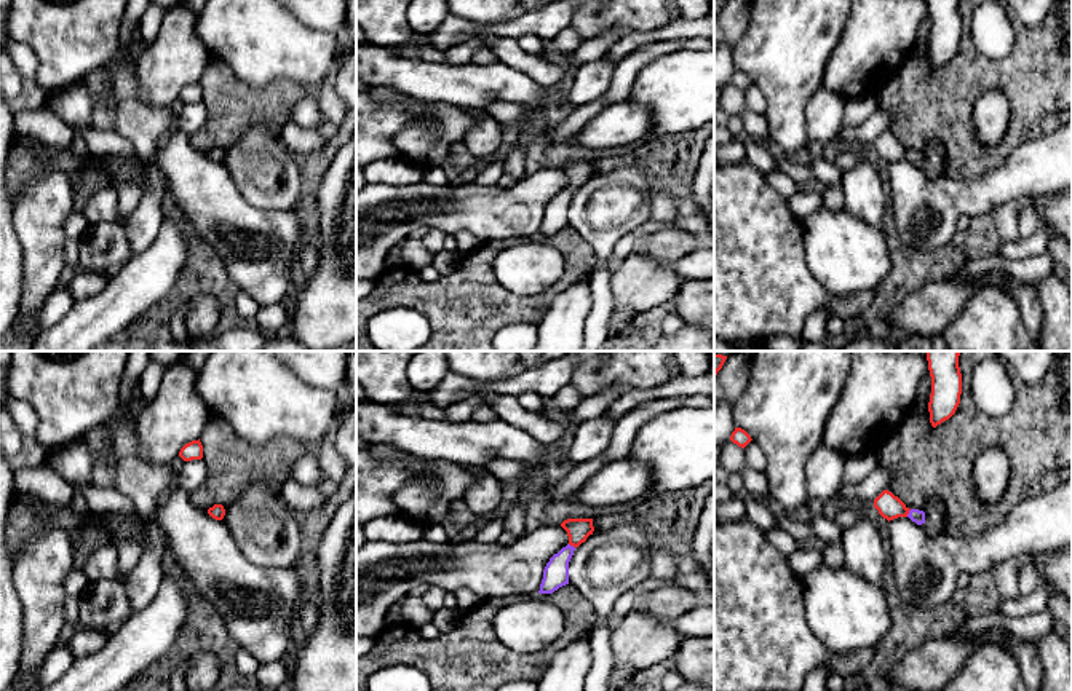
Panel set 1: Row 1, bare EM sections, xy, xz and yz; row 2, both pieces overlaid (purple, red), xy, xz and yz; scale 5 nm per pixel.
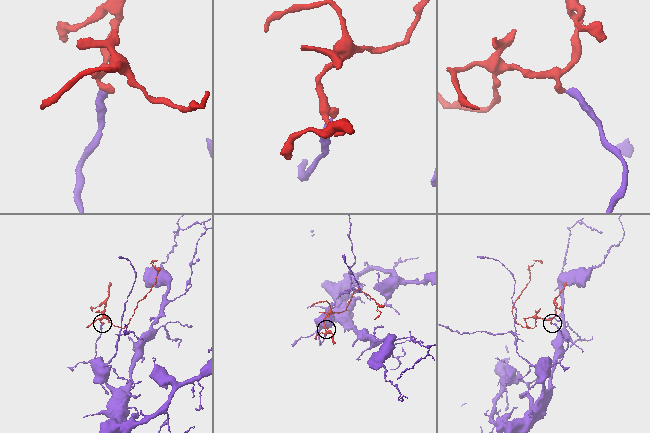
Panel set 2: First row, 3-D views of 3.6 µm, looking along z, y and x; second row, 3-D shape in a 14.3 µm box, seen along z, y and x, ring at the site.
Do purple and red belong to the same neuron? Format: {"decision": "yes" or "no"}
{"decision": "yes"}

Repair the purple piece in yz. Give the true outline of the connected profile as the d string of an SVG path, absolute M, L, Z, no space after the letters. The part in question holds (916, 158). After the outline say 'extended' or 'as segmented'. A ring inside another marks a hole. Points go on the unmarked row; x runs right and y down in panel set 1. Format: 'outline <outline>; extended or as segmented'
outline M883 132L875 142L874 150L888 164L898 160L909 160L917 168L925 166L925 155L919 152L909 152L898 139L891 134Z; extended

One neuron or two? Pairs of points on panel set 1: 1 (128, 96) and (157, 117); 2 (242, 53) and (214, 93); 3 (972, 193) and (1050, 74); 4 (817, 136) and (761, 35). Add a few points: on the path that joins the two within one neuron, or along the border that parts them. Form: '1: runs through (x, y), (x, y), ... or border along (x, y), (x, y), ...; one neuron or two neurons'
1: runs through (134, 102), (150, 117); one neuron
2: border along (213, 58), (219, 58), (246, 83), (264, 86); two neurons
3: border along (1015, 147), (1000, 165), (972, 177); two neurons
4: border along (820, 85), (805, 106), (805, 138), (809, 147); two neurons

